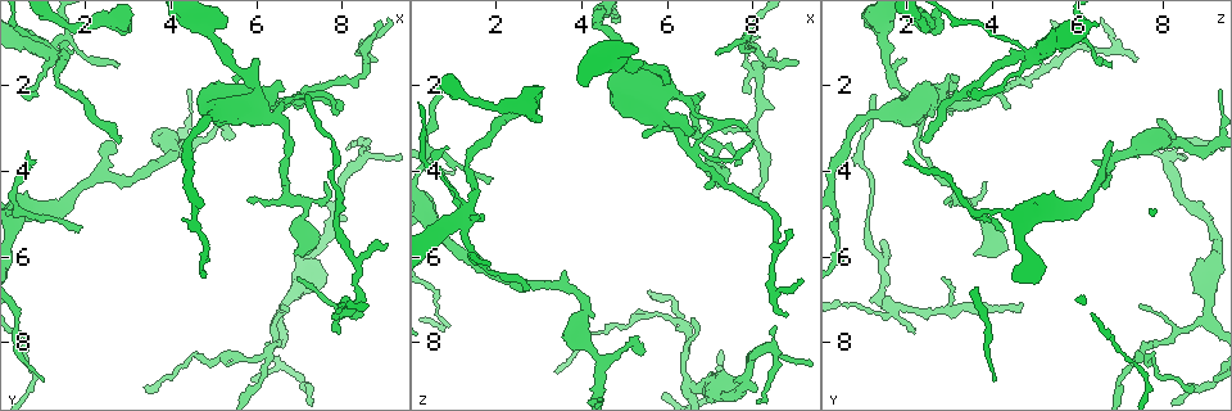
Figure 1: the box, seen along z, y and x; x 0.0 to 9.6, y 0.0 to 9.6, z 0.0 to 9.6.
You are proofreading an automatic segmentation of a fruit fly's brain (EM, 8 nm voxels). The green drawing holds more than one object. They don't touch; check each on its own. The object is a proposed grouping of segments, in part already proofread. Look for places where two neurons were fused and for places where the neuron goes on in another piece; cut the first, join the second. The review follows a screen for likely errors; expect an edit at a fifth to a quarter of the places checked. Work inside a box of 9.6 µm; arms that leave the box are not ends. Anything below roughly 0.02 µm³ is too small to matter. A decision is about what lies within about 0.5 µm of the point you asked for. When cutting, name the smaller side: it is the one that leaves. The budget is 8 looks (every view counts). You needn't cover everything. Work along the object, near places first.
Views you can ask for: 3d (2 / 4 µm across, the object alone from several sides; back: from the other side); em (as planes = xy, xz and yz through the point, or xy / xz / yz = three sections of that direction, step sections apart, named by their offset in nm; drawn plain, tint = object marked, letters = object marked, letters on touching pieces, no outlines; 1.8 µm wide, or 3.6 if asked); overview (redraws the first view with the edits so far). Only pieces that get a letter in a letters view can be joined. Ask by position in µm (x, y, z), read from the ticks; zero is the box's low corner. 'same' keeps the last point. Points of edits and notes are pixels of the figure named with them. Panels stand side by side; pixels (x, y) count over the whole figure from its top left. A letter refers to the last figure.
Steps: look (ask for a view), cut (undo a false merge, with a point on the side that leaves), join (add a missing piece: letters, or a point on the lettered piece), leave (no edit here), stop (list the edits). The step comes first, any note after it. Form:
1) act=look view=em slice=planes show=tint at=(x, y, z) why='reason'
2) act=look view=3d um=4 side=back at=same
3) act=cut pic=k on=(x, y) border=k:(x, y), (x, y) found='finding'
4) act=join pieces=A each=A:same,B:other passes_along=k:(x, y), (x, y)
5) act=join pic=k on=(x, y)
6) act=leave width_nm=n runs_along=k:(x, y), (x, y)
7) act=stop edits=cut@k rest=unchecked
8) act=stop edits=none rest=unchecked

act=look view=em slice=yz step=4 show=letters at=(8.00, 2.45, 3.35) why='tapers out'

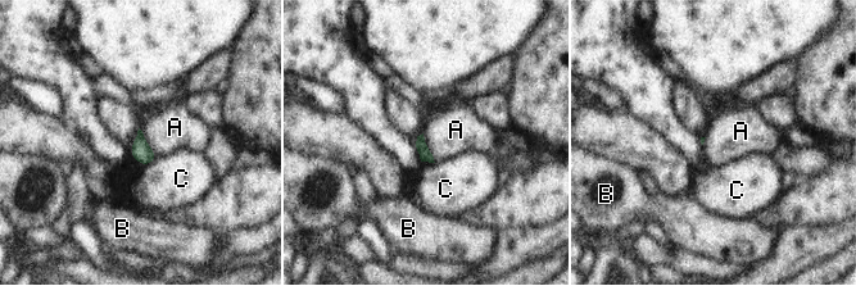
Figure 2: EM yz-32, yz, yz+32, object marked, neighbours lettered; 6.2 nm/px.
act=leave each=A:other,B:other,C:other found='none of them fits'

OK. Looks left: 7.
act=look view=3d um=2 at=(6.85, 5.85, 9.20) why='thick end'

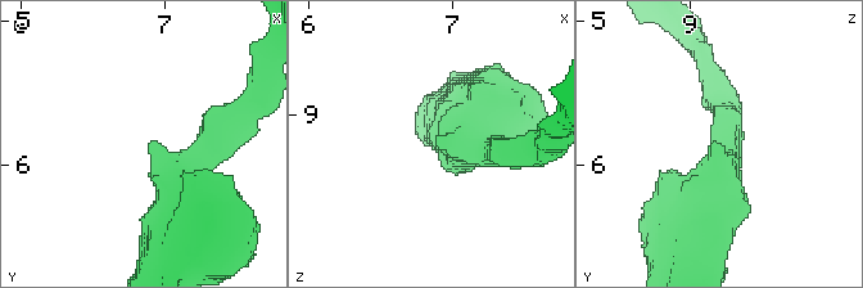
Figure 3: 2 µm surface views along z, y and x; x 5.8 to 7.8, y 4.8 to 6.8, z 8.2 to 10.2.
act=look view=em slice=planes show=plain at=(6.88, 5.84, 9.16) why='need the tissue'

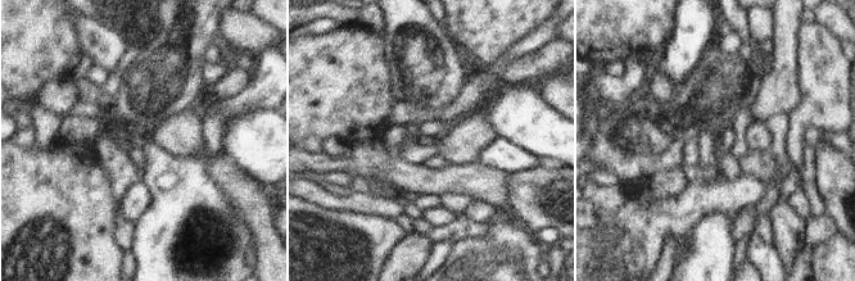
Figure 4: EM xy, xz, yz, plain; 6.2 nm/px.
act=look view=em slice=planes show=letters at=same

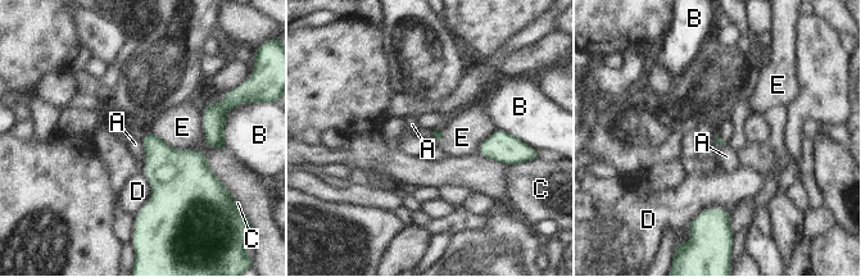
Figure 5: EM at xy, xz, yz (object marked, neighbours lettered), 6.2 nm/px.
act=leave longest_contact=E:550nm each=A:other,B:other,C:other,D:other,E:other border=5:(141, 139), (145, 159) found='none of them fits'

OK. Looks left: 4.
act=look view=3d um=4 side=back at=(6.30, 8.20, 7.55) why='branch point'

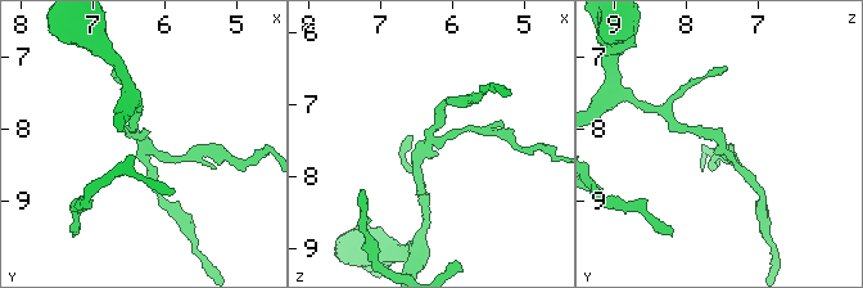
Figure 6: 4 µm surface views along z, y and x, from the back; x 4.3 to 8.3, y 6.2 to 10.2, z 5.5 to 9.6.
act=look view=em slice=xy step=4 show=letters at=(6.25, 8.25, 7.50) arms=3

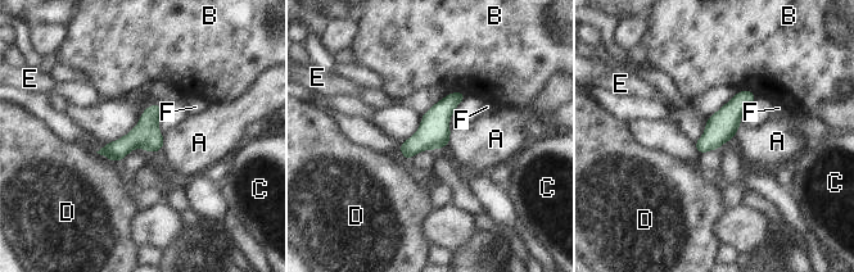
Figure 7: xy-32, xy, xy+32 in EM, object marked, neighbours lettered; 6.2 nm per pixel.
act=leave each=A:other,B:other,C:other,D:other,E:other,F:other found='continuous, no second neuron'

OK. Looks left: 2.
act=stop edits=none rest=unchecked

